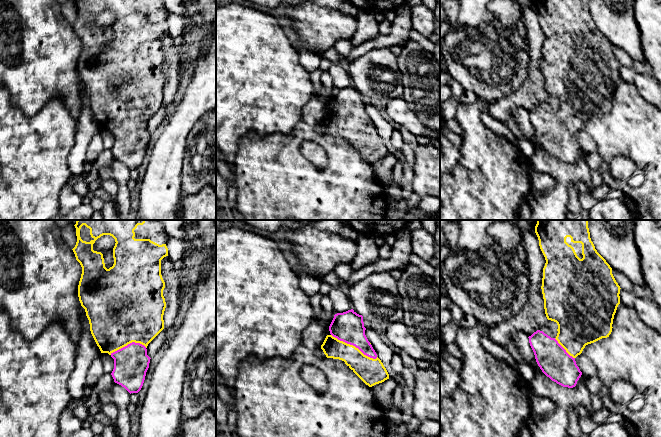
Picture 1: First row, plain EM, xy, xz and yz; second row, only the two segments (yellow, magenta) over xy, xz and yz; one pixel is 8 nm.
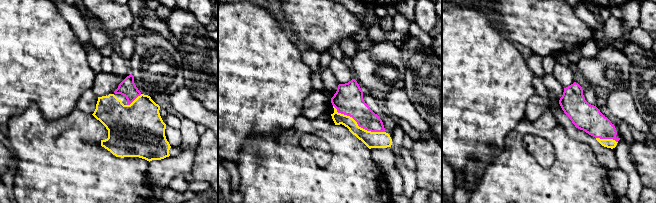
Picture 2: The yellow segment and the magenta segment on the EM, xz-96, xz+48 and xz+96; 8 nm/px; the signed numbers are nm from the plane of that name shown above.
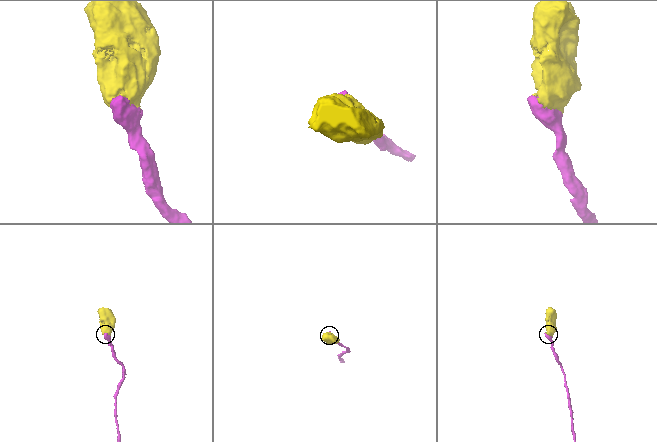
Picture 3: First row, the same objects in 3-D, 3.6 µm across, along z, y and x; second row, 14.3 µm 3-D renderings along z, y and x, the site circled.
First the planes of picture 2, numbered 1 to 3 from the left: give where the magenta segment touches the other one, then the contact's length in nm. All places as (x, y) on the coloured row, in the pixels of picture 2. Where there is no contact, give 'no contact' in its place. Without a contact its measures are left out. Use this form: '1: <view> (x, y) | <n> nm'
1: xz-96 (135, 99) | 150 nm
2: xz+48 (357, 124) | 460 nm
3: xz+96 (607, 139) | 180 nm

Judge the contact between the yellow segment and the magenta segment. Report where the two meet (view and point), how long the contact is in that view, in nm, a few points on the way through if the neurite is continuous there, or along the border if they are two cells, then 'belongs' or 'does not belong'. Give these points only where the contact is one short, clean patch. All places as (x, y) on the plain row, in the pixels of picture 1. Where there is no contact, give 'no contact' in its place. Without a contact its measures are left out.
xz (354, 122) | 420 nm | belongs

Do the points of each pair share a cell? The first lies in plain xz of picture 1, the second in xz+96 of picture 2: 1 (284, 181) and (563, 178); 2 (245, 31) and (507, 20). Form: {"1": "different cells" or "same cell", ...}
{"1": "same cell", "2": "different cells"}

